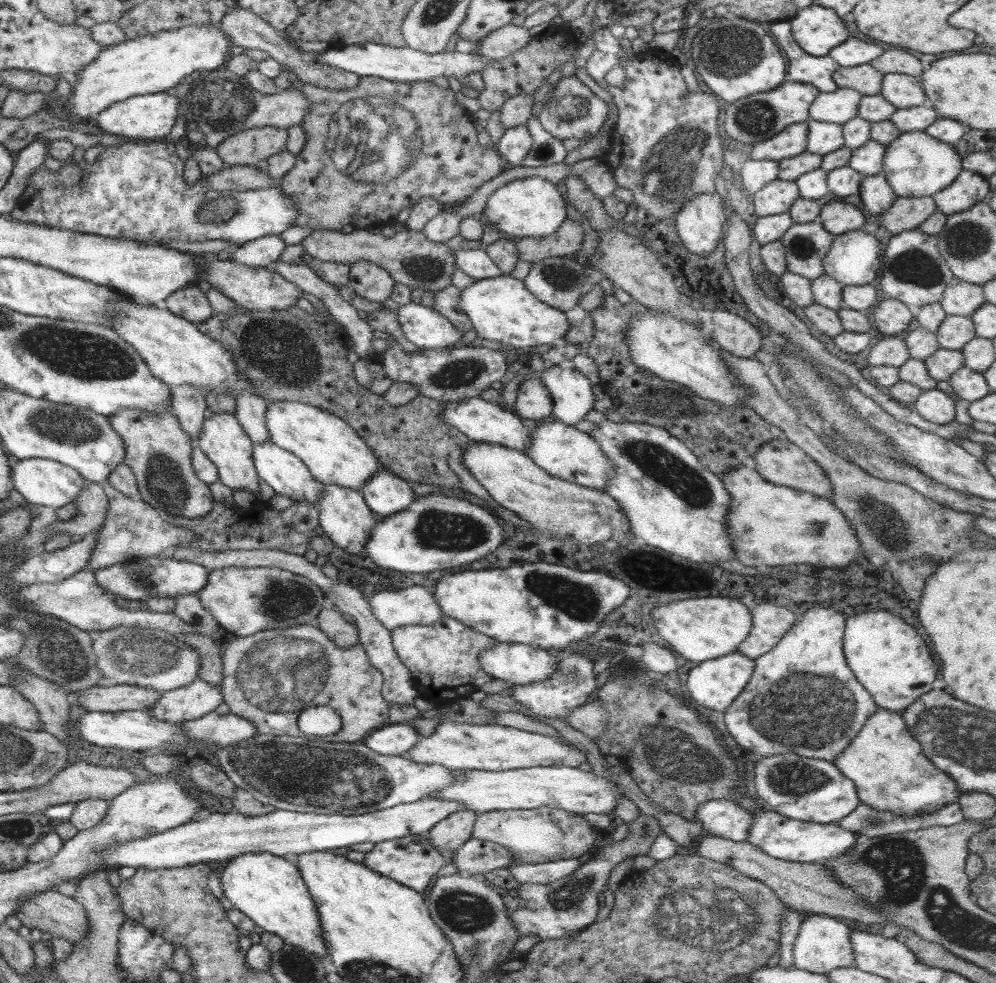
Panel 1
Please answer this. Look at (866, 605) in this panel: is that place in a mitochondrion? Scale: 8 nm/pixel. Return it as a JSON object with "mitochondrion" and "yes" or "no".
{"mitochondrion":"no"}

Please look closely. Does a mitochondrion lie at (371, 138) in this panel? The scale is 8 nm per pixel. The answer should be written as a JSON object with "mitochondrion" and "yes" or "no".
{"mitochondrion":"yes"}

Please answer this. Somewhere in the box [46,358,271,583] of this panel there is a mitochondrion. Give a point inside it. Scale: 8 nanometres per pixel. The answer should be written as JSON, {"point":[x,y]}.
{"point":[164,482]}

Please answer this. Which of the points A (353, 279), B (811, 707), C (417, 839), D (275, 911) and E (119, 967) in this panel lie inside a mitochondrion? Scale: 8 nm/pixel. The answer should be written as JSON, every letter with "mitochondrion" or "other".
{"A":"other","B":"mitochondrion","C":"other","D":"other","E":"other"}

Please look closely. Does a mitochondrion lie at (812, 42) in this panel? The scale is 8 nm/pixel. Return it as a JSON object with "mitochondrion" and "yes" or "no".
{"mitochondrion":"no"}

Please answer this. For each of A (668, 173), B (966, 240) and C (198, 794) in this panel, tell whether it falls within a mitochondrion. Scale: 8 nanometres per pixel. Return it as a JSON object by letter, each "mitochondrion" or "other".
{"A":"mitochondrion","B":"mitochondrion","C":"other"}

